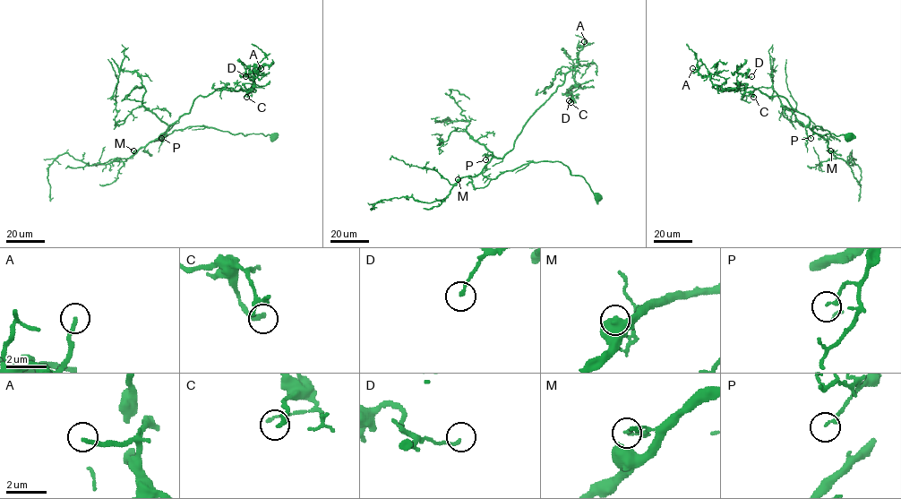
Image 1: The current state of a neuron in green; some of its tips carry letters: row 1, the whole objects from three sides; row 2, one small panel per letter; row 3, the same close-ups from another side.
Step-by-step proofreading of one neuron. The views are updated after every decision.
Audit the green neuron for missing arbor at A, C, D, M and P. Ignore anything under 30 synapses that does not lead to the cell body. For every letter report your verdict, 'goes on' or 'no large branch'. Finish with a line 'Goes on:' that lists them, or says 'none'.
A: goes on
C: no large branch
D: no large branch
M: no large branch
P: no large branch
Goes on: A

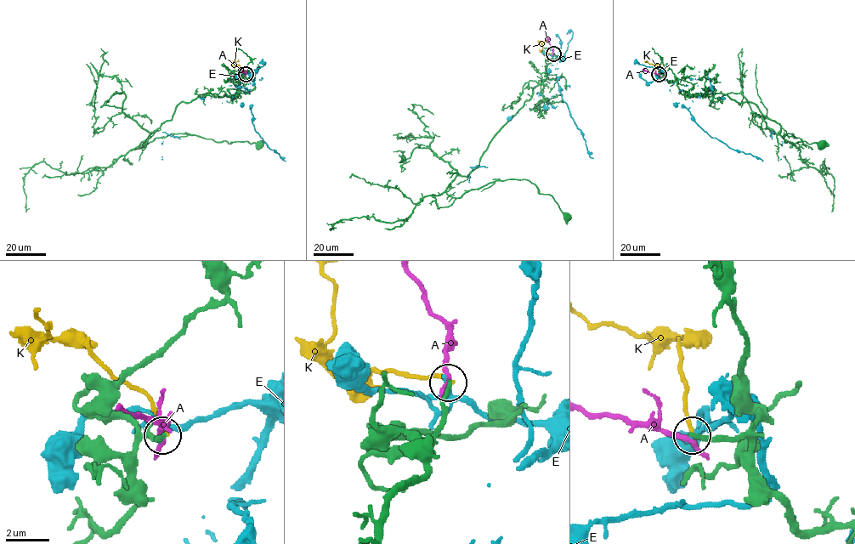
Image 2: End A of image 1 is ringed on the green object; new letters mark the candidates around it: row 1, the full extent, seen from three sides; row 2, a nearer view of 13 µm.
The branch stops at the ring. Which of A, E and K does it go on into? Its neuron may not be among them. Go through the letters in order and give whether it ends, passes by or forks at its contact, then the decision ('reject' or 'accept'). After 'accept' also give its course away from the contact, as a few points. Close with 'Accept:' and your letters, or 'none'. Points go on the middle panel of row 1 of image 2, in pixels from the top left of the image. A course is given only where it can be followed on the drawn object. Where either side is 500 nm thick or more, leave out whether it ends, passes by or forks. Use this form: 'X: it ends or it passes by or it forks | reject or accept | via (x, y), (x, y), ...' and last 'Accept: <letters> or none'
A: it ends | reject
E: it forks | reject
K: it ends | reject
Accept: none

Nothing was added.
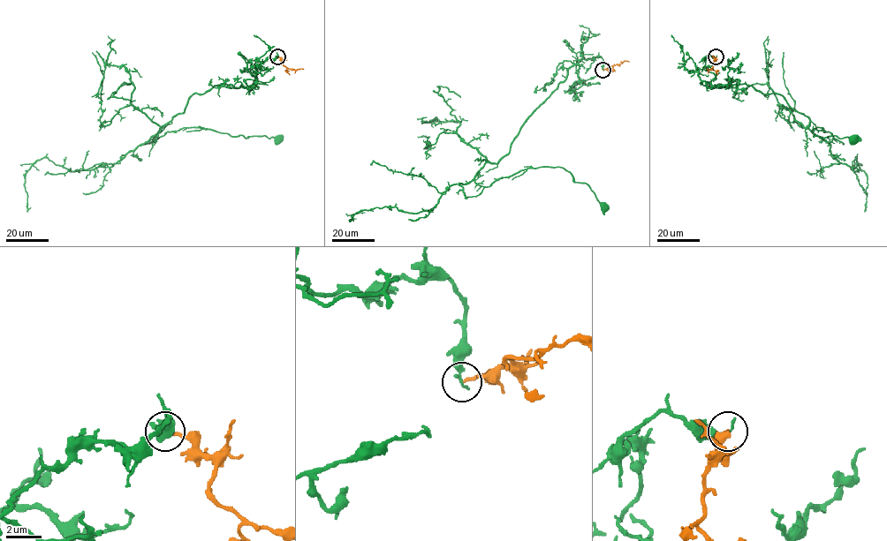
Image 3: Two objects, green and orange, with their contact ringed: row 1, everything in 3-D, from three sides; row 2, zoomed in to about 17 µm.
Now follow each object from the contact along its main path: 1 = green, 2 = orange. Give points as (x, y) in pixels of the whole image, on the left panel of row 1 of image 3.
1: (277, 56), (257, 68), (253, 87), (220, 84), (193, 93), (184, 111), (148, 141), (185, 127), (279, 139)
2: (277, 56), (288, 68), (303, 69)

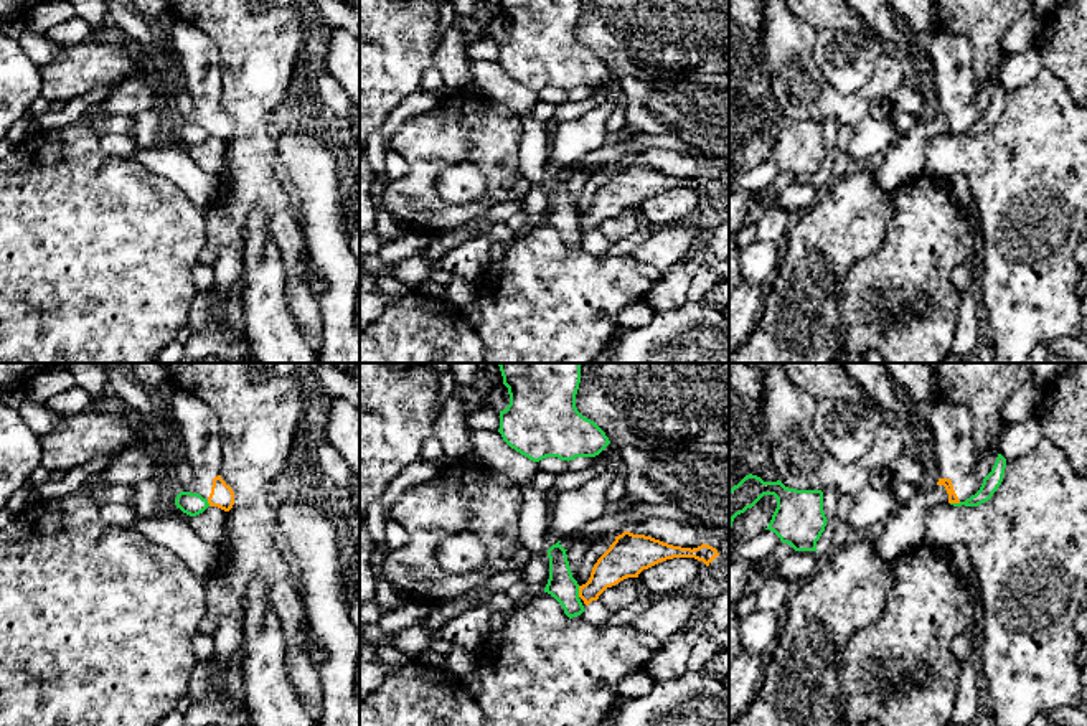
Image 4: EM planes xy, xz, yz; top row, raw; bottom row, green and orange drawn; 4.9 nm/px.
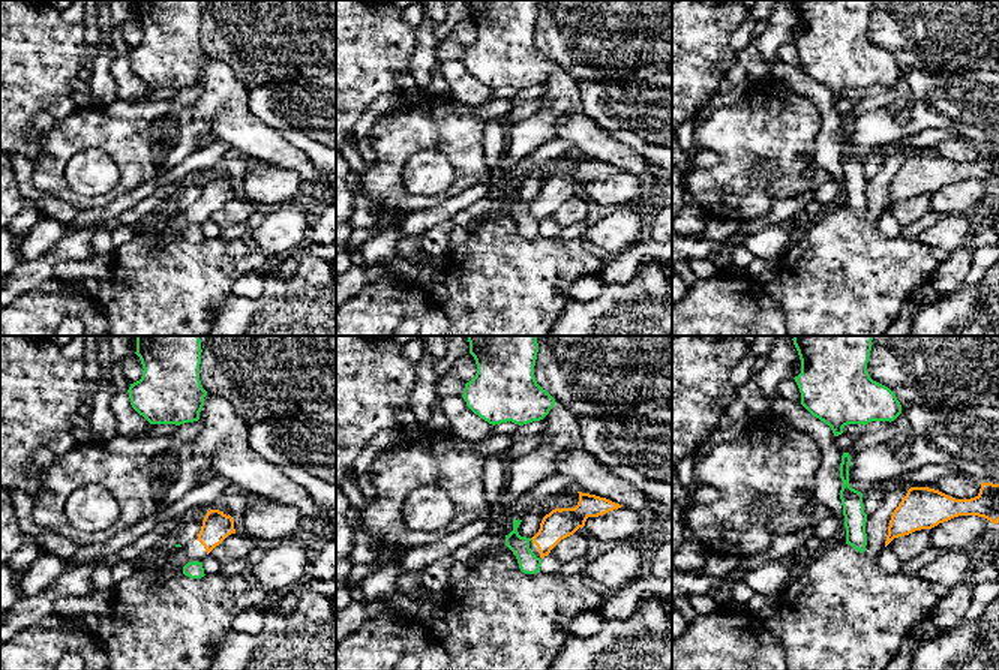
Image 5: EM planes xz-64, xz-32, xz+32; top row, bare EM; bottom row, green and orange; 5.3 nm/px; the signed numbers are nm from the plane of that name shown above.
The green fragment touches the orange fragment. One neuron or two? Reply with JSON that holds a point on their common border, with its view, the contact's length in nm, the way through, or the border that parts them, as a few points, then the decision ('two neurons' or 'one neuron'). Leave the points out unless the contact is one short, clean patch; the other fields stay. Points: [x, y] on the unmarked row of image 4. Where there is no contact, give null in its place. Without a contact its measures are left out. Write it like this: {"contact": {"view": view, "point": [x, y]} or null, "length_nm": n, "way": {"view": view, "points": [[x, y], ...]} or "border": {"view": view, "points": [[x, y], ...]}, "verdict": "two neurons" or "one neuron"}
{"contact": {"view": "xz", "point": [578, 221]}, "length_nm": 60, "border": {"view": "xz", "points": [[578, 216], [579, 226]]}, "verdict": "two neurons"}

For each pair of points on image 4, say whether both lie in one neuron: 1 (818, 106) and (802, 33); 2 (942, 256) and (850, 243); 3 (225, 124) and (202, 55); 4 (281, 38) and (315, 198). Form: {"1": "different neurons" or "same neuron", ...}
{"1": "same neuron", "2": "different neurons", "3": "same neuron", "4": "different neurons"}

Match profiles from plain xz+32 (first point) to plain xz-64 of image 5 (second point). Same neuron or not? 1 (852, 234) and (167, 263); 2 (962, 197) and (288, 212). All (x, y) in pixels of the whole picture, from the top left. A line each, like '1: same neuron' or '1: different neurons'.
1: same neuron
2: different neurons

